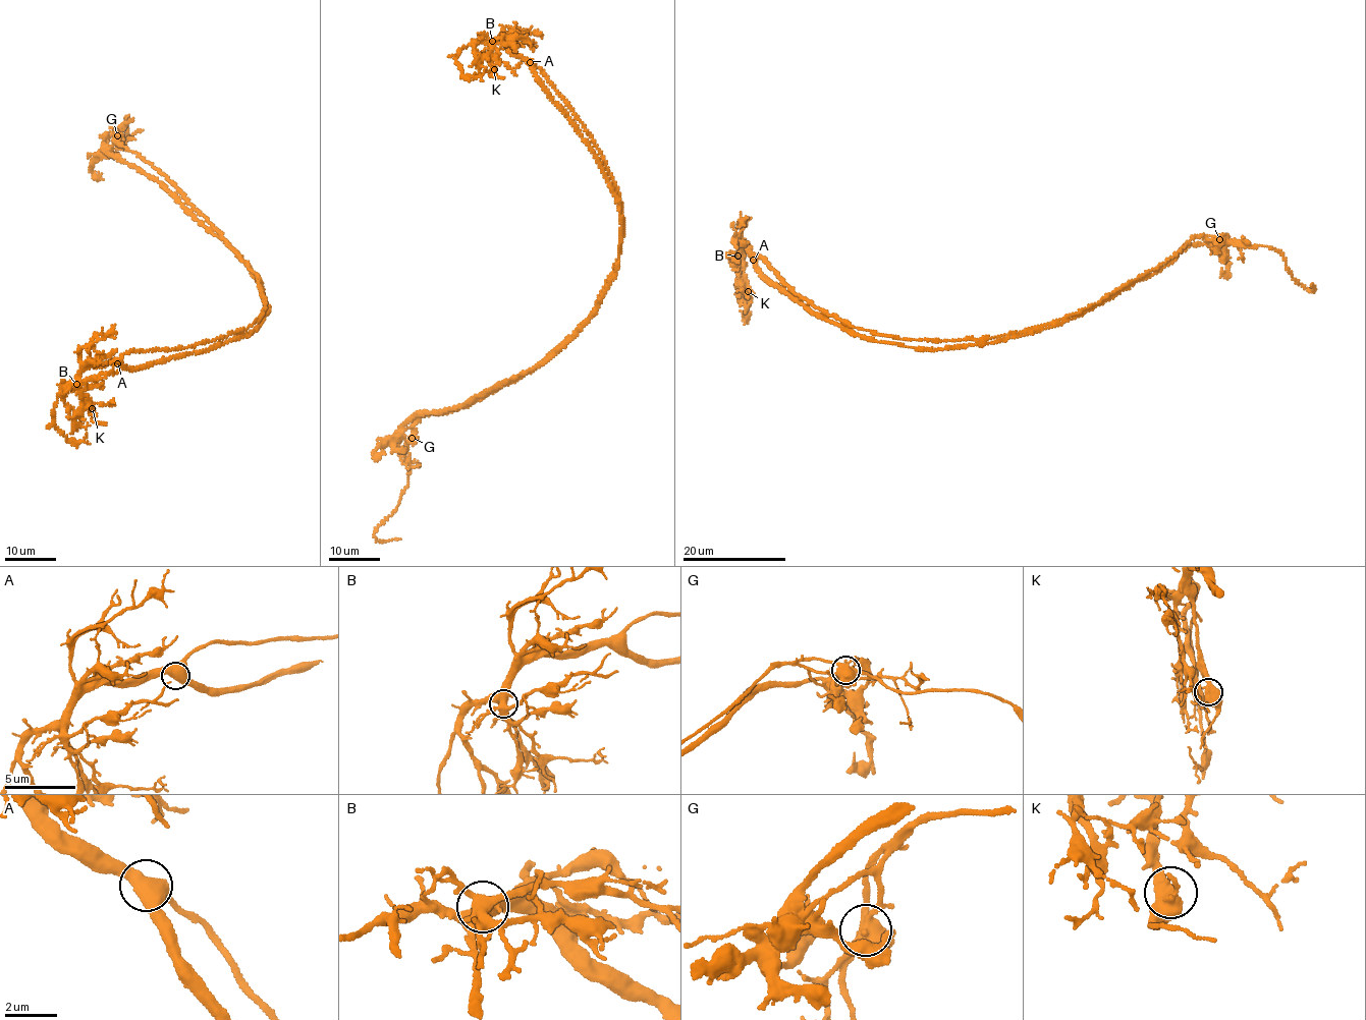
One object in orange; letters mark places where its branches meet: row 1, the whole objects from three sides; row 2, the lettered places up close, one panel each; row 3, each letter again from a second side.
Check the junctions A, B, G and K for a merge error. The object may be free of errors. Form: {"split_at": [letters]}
{"split_at": ["G"]}

